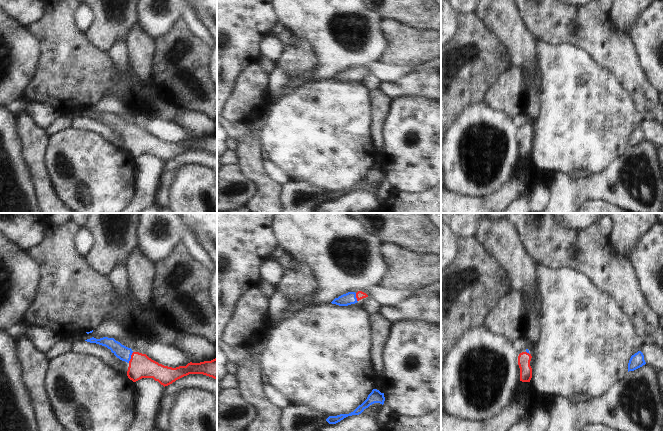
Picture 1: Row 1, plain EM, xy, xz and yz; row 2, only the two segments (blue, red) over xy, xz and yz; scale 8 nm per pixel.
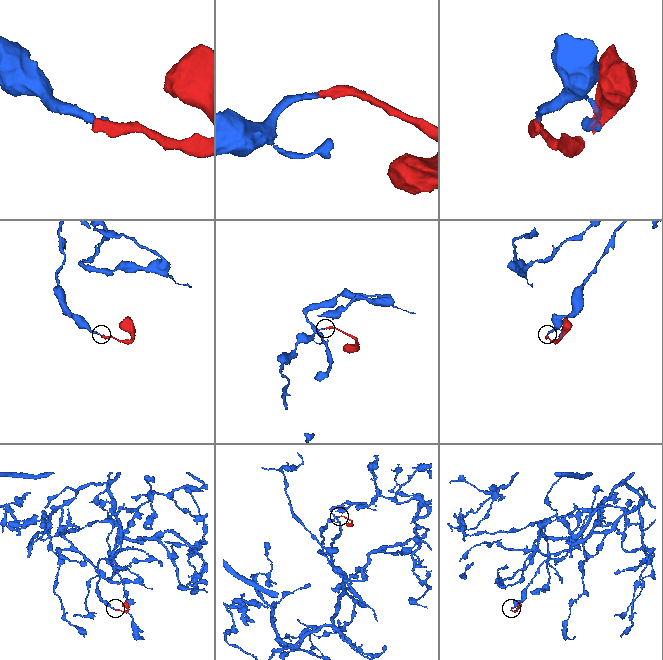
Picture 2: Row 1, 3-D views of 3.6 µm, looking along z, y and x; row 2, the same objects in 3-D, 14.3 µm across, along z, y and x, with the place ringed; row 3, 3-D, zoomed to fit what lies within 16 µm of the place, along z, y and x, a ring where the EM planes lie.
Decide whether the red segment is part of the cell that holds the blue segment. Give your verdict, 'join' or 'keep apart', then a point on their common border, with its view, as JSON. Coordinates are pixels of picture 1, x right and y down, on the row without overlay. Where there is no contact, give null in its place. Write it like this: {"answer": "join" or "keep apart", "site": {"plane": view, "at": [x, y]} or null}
{"answer": "join", "site": {"plane": "xy", "at": [130, 133]}}

